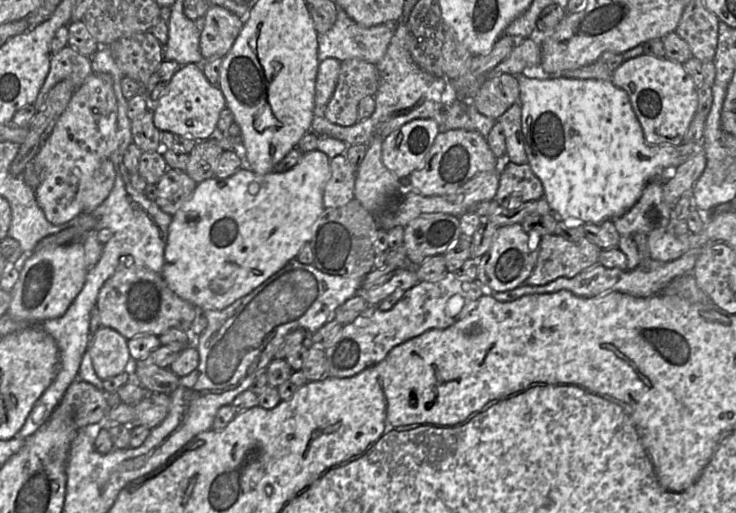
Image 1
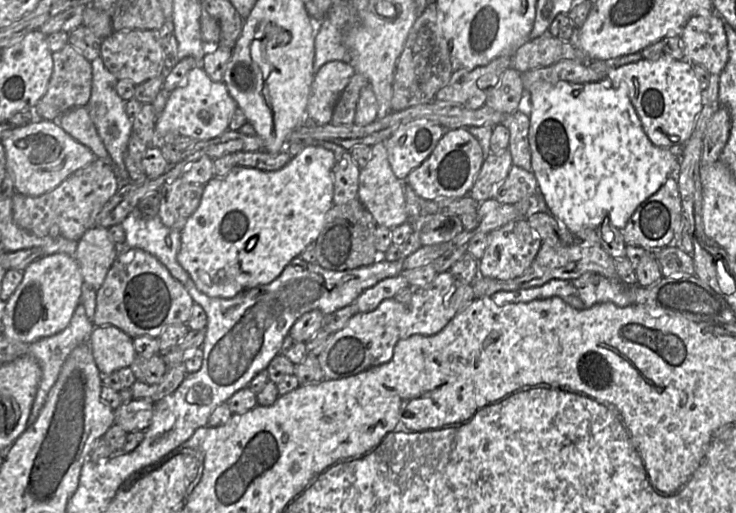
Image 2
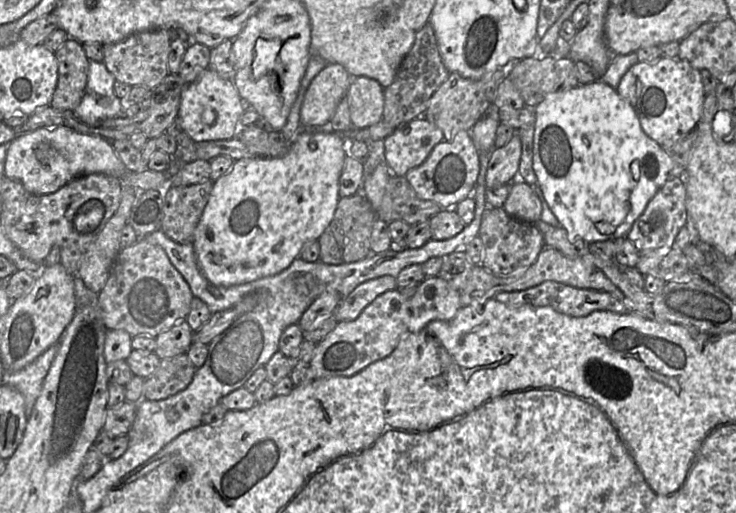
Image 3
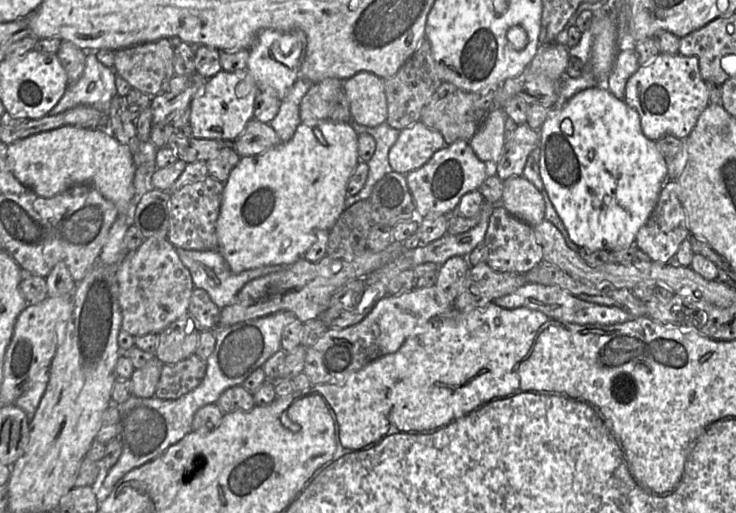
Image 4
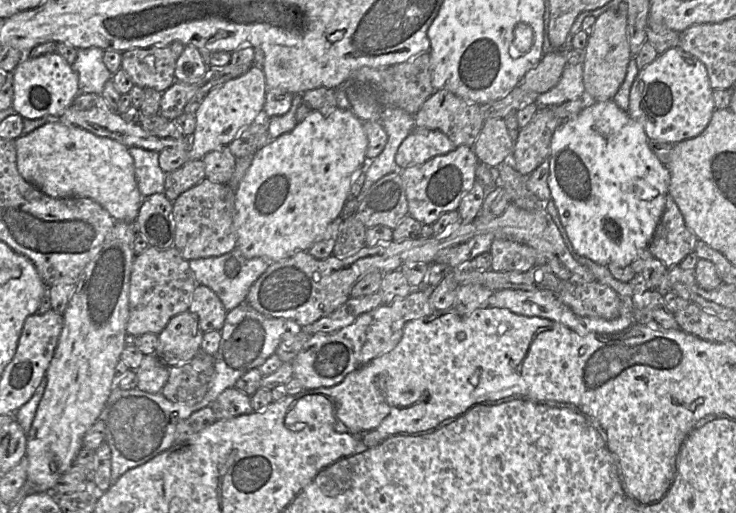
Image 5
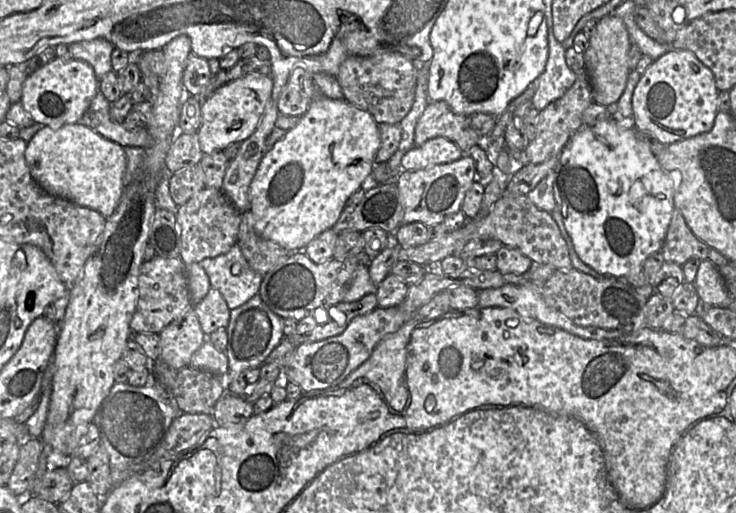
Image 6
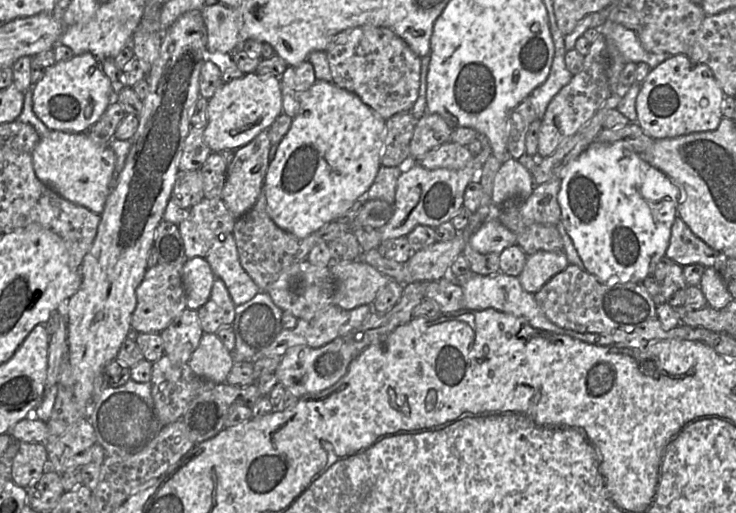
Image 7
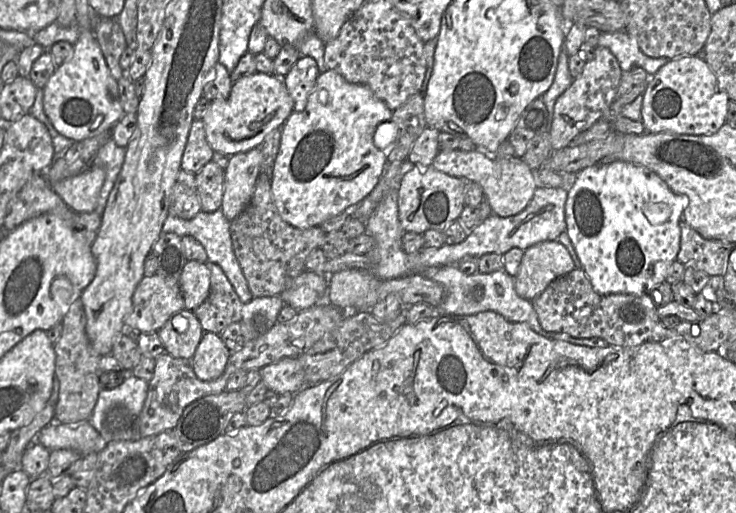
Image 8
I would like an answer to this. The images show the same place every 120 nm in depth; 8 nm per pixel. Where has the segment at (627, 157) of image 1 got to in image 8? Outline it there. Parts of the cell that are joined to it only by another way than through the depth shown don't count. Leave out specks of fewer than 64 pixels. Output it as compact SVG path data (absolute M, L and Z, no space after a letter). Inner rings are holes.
M615 160L588 166L576 175L565 204L566 231L594 290L601 295L648 294L665 281L680 248L680 222L686 196L673 192L652 170L627 161Z

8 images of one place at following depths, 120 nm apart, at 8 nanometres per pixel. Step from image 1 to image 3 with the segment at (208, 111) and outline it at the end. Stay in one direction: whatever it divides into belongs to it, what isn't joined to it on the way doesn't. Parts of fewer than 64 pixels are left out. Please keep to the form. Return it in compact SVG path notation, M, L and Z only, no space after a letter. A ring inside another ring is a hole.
M206 68L183 89L177 118L182 130L187 132L193 141L222 140L237 137L243 112L242 97L234 82ZM206 108L212 108L215 112L215 121L211 124L202 120L202 113Z

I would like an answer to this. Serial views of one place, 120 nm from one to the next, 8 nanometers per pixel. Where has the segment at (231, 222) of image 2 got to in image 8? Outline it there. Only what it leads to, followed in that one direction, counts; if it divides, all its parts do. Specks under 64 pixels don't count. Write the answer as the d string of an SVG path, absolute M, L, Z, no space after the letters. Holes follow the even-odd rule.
M326 70L325 72L320 73L313 90L308 96L305 109L302 112L293 111L285 121L284 125L280 128L280 148L272 167L270 168L269 174L274 203L281 218L288 224L300 229L318 227L333 216L339 215L344 211L351 211L351 209L370 194L381 179L388 163L387 150L382 150L374 144L374 134L379 125L391 121L392 115L393 111L390 110L384 102L378 99L367 86L349 83L340 74L332 70ZM321 90L326 90L329 93L329 99L326 103L321 103L318 99L318 94Z

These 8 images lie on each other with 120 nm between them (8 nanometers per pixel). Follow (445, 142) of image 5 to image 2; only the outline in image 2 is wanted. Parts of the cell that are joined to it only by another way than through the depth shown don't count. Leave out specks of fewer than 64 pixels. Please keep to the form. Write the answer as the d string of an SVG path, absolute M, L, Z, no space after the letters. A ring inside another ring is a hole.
M416 120L398 128L384 141L395 176L406 180L409 173L430 156L445 130L429 120Z

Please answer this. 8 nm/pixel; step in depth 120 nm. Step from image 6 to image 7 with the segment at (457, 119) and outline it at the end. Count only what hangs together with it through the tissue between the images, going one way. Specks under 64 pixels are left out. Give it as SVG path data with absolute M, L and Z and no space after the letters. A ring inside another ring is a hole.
M426 112L416 124L410 142L410 156L420 161L431 150L449 142L453 130L441 115Z

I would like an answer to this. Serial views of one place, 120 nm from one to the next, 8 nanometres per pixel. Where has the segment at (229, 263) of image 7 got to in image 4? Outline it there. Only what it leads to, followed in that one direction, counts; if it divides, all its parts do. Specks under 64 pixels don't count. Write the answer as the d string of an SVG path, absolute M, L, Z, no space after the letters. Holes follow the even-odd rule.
M176 248L177 254L189 270L195 288L205 290L220 308L234 303L234 298L243 286L263 277L263 274L283 270L289 265L262 266L234 273L219 251L197 251Z

